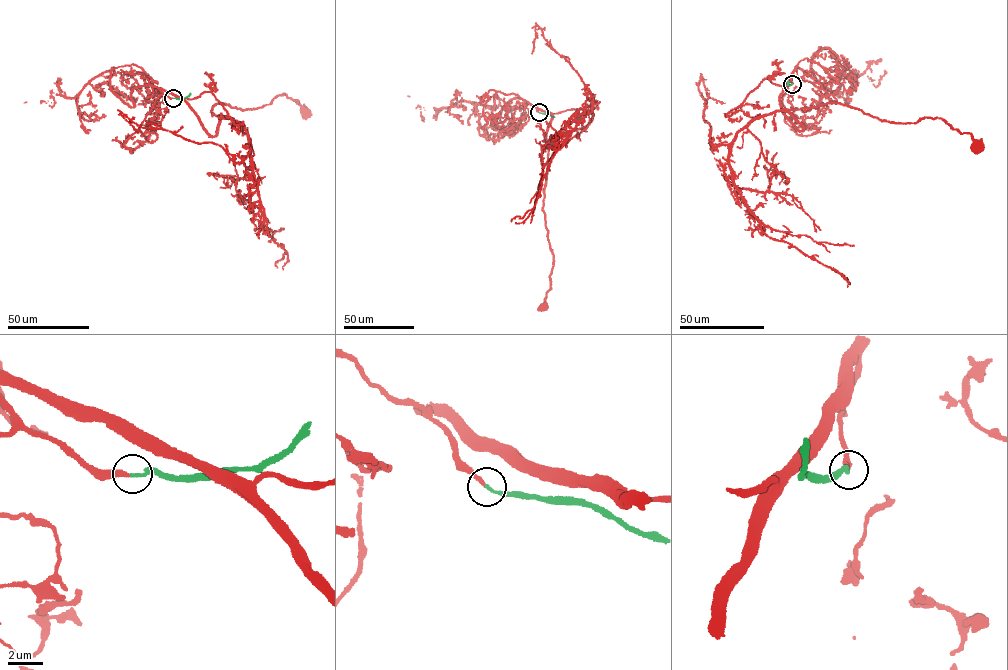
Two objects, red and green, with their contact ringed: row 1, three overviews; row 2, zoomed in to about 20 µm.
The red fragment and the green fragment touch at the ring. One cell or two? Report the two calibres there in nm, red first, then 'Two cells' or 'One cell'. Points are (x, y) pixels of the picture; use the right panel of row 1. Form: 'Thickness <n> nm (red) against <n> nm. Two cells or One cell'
Thickness 190 nm (red) against 180 nm. One cell

